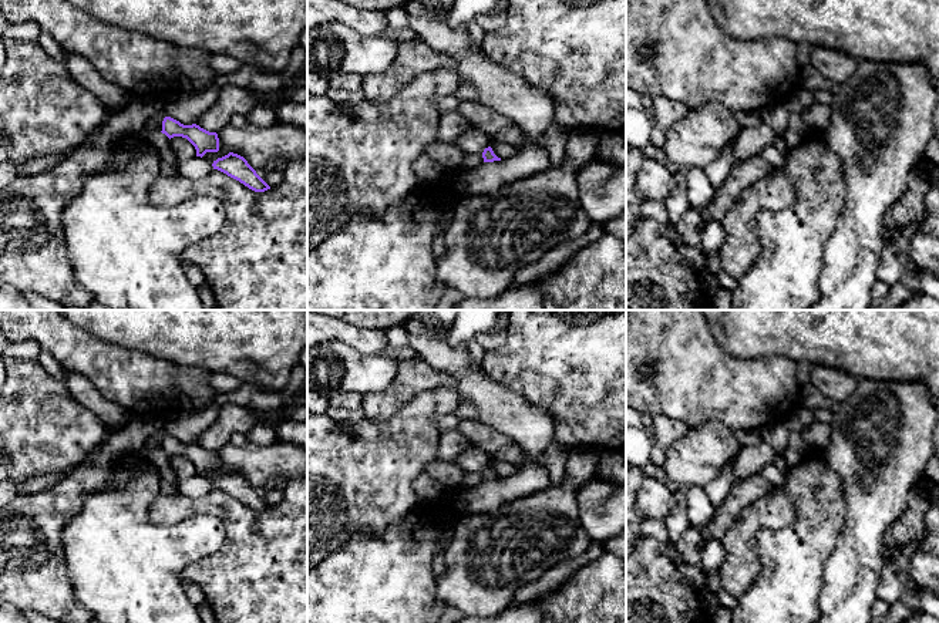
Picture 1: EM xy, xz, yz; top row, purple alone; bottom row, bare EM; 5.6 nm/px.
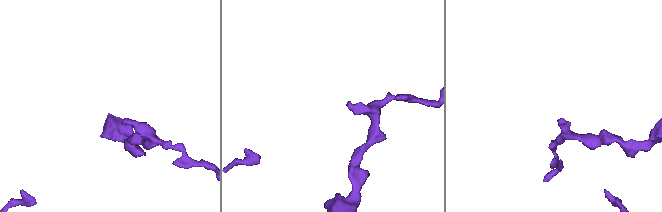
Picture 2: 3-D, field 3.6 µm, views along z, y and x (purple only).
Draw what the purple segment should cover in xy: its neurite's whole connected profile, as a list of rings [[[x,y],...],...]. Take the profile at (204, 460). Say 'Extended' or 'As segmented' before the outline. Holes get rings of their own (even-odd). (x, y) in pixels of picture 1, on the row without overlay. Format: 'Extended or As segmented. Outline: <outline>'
As segmented. Outline: [[[165,435],[162,440],[162,452],[169,458],[174,455],[186,457],[196,468],[196,475],[203,475],[206,471],[219,469],[219,457],[216,451],[209,451],[196,442],[184,444],[179,440]]]

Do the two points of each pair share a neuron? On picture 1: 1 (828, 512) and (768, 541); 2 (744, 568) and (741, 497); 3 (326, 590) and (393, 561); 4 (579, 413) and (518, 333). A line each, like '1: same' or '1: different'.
1: same
2: different
3: same
4: same

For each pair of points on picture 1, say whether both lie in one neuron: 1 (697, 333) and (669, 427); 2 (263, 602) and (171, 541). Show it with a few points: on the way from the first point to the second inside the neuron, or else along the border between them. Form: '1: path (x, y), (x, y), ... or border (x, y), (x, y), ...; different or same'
1: border (653, 414), (677, 418), (690, 428); different
2: border (225, 536), (215, 552), (189, 563), (179, 578); different

